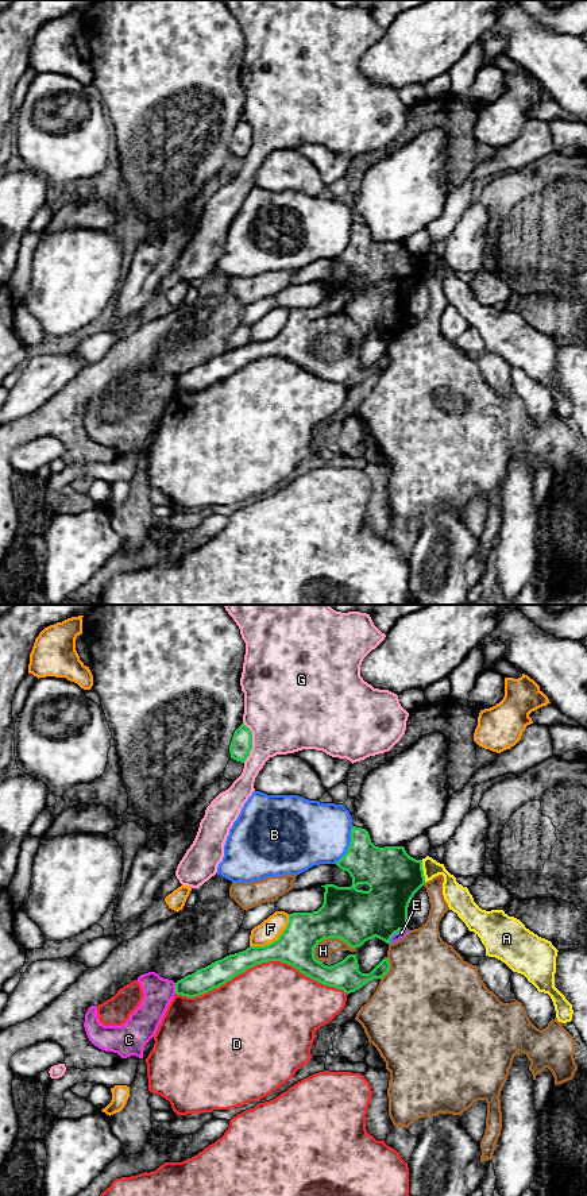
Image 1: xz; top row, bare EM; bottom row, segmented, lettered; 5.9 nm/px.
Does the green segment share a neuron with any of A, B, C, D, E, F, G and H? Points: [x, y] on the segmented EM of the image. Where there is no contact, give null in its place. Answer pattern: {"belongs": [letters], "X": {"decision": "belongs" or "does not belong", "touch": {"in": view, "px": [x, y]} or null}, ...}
{"belongs": [], "A": {"decision": "does not belong", "touch": {"in": "xz", "px": [423, 871]}}, "B": {"decision": "does not belong", "touch": {"in": "xz", "px": [350, 845]}}, "C": {"decision": "does not belong", "touch": {"in": "xz", "px": [176, 988]}}, "D": {"decision": "does not belong", "touch": {"in": "xz", "px": [262, 961]}}, "E": {"decision": "does not belong", "touch": {"in": "xz", "px": [396, 932]}}, "F": {"decision": "does not belong", "touch": {"in": "xz", "px": [277, 940]}}, "G": {"decision": "does not belong", "touch": {"in": "xz", "px": [251, 743]}}, "H": {"decision": "does not belong", "touch": {"in": "xz", "px": [331, 937]}}}

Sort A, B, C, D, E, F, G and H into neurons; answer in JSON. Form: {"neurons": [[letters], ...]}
{"neurons": [["A"], ["B"], ["C"], ["D"], ["E"], ["F"], ["G"], ["H"]]}

